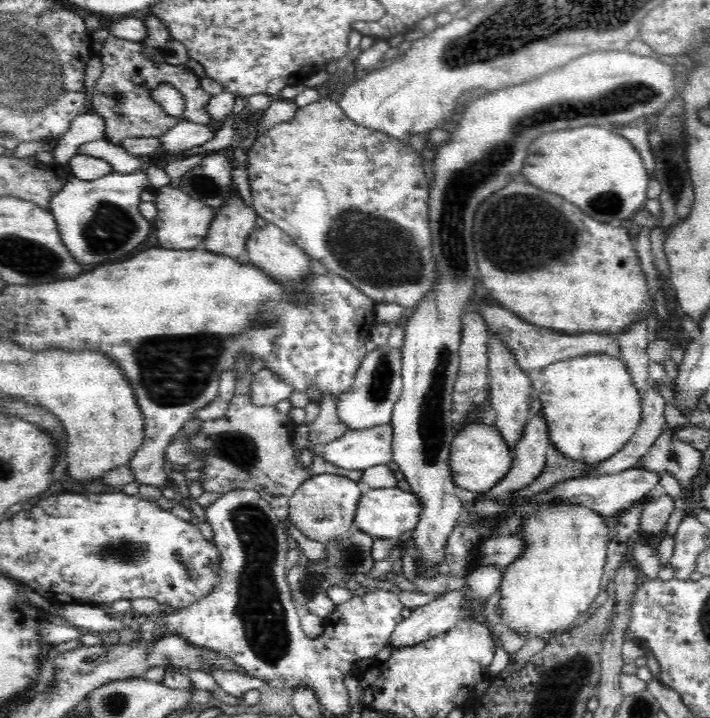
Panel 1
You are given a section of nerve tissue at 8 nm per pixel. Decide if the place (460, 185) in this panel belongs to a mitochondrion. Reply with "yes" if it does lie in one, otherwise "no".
yes

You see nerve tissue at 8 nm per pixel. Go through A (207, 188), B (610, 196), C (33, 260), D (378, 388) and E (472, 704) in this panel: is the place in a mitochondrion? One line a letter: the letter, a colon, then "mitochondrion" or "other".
A: mitochondrion
B: mitochondrion
C: mitochondrion
D: mitochondrion
E: other

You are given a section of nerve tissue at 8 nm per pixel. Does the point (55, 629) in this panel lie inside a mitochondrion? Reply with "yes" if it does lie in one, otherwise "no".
no

